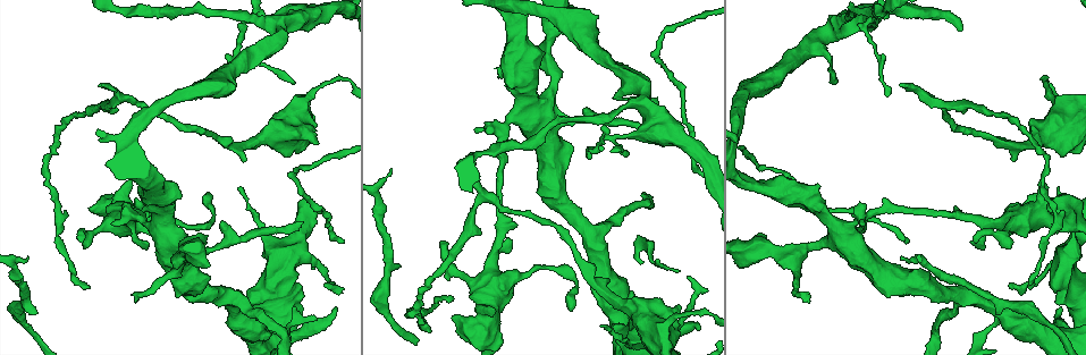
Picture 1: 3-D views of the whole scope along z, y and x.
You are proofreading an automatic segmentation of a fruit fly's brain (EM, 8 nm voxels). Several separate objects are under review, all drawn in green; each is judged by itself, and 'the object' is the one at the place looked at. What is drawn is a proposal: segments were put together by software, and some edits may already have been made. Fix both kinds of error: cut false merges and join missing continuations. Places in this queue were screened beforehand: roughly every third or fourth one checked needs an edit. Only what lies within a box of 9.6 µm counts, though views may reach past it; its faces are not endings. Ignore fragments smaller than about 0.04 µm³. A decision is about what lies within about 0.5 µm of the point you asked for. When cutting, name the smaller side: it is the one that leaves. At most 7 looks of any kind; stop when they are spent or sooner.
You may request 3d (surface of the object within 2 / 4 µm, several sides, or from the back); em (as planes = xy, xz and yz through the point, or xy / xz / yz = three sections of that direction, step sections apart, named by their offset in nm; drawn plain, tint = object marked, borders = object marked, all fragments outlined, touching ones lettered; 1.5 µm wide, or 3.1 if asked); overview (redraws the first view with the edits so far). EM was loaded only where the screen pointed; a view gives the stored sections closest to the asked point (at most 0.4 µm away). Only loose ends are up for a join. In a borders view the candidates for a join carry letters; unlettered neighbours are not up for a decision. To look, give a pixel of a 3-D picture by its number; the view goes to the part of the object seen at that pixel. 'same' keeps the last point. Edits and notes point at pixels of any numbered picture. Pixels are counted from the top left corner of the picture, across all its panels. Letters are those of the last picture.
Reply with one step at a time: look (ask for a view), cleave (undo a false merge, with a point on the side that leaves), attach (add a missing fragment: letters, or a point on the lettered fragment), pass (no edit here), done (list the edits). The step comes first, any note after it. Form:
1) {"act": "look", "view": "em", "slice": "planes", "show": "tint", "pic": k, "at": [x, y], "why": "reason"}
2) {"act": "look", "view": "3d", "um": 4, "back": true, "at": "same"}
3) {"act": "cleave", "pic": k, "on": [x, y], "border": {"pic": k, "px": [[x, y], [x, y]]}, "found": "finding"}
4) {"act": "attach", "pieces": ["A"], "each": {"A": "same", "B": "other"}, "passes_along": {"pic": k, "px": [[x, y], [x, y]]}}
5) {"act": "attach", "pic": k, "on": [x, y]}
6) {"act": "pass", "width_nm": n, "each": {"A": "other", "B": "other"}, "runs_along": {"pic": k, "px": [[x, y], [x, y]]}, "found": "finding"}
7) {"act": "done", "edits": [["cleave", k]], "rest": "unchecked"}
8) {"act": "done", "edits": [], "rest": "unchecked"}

{"act": "look", "view": "3d", "um": 2, "pic": 1, "at": [303, 222], "why": "thin end"}

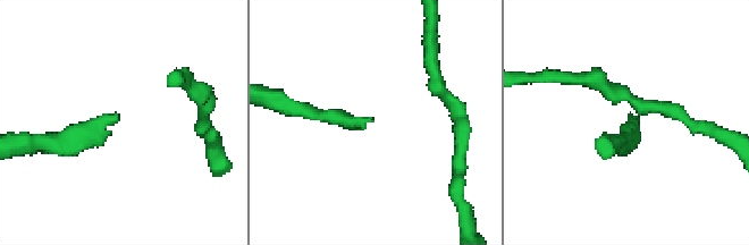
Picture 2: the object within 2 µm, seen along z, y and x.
{"act": "look", "view": "em", "slice": "planes", "show": "borders", "pic": 2, "at": [371, 119], "why": "shape alone is not enough"}

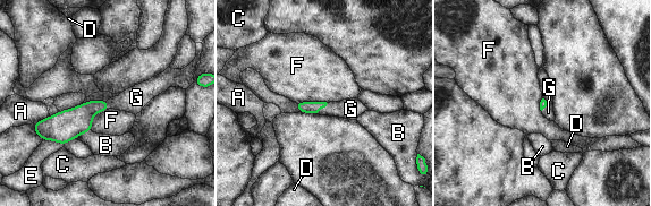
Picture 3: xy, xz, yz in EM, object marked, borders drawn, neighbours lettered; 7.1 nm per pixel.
{"act": "attach", "pieces": ["G"], "longest_contact_nm": ["F", 240], "each": {"A": "other", "B": "other", "C": "other", "D": "other", "E": "other", "F": "other", "G": "same"}, "passes_along": {"pic": 3, "px": [[313, 108], [322, 108], [351, 109]]}, "found": "the neuron continues"}

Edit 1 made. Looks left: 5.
{"act": "look", "view": "overview"}

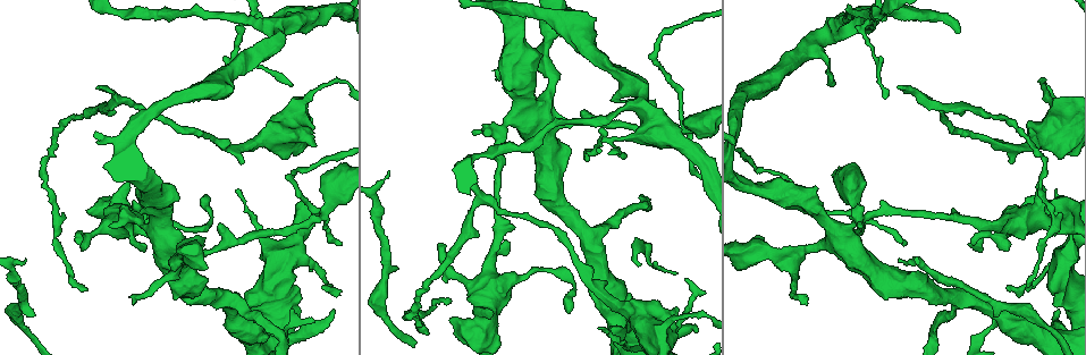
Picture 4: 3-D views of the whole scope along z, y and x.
{"act": "look", "view": "em", "slice": "yz", "step": 4, "show": "borders", "pic": 4, "at": [955, 210], "why": "an open end"}

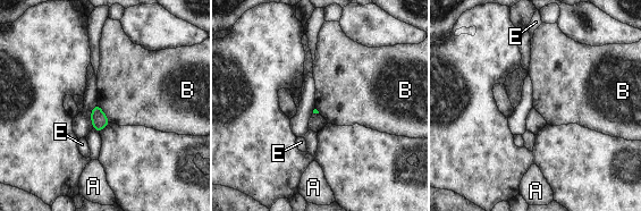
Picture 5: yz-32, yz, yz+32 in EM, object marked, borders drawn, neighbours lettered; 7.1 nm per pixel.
{"act": "pass", "each": {"A": "other", "B": "other", "E": "other"}, "found": "none of them fits"}

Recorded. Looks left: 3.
{"act": "look", "view": "em", "slice": "planes", "show": "borders", "pic": 4, "at": [675, 307], "why": "an open end"}

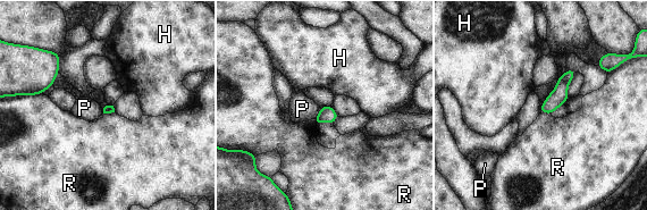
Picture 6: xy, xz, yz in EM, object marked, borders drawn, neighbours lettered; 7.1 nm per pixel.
{"act": "pass", "each": {"H": "other", "P": "other", "R": "other"}, "found": "no lettered fragment goes on from it"}

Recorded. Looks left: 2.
{"act": "done", "edits": [["attach", 3]], "rest": "unchecked"}

